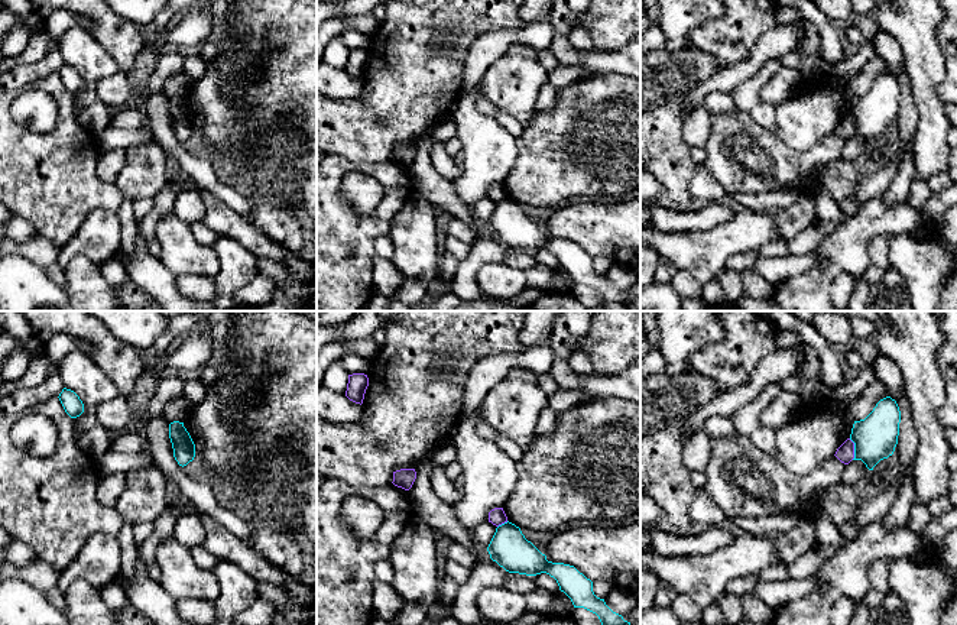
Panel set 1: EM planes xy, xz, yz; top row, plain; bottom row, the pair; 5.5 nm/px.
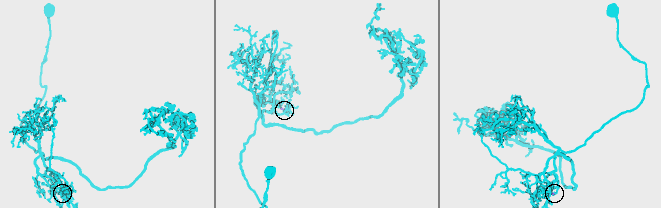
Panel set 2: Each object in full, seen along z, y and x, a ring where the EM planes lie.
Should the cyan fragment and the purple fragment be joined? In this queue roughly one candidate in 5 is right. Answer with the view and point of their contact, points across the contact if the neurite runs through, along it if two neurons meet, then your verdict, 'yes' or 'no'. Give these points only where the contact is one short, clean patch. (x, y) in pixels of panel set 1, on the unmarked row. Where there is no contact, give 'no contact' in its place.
contact yz (855, 125); border yz (849, 115), (853, 119), (853, 135); no

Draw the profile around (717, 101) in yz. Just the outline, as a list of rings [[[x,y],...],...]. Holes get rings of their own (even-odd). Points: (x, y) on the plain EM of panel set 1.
[[[714,91],[703,104],[710,113],[727,113],[736,106],[727,93]]]

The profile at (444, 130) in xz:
[[[447,116],[442,122],[437,123],[431,130],[431,136],[435,142],[447,142],[457,136],[455,123],[452,116]]]

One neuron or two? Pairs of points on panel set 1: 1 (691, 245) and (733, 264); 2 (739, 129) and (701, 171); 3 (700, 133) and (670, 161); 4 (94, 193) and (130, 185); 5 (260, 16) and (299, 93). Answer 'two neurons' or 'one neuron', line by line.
1: two neurons
2: two neurons
3: two neurons
4: two neurons
5: one neuron

